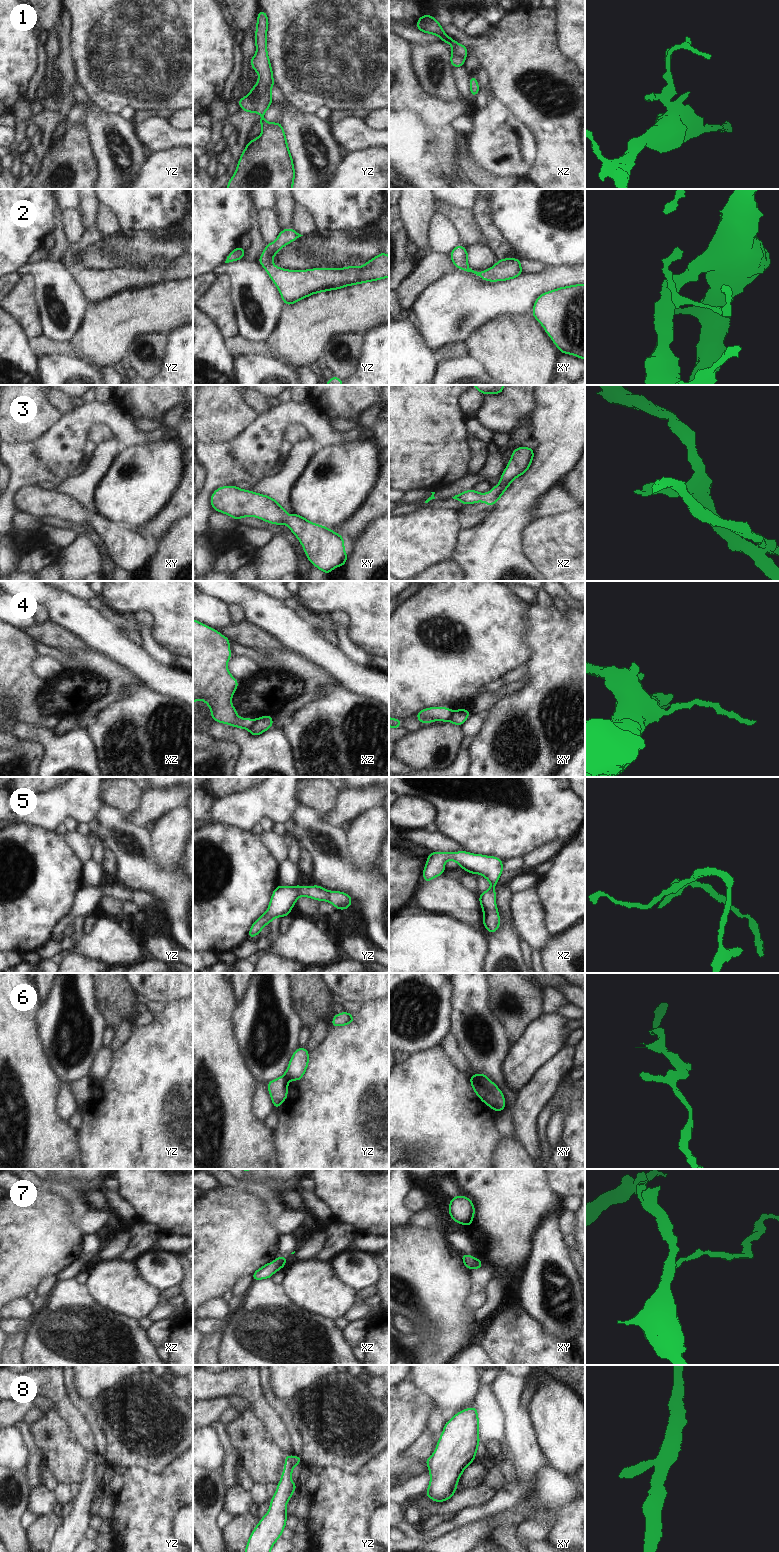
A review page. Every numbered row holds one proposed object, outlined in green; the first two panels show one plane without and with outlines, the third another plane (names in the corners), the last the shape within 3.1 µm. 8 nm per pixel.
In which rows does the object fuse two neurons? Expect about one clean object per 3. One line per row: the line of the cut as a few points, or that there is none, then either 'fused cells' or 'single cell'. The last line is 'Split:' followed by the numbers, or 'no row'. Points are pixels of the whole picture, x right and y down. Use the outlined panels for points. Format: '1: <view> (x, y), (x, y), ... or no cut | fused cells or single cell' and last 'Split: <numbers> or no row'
1: yz (247, 96), (253, 103), (256, 111) | fused cells
2: no cut | single cell
3: no cut | single cell
4: xz (255, 720), (249, 730) | fused cells
5: no cut | single cell
6: yz (283, 1076), (288, 1080) | fused cells
7: xy (477, 1258), (471, 1267) | fused cells
8: yz (295, 1455), (293, 1457), (293, 1464) | fused cells
Split: 1, 4, 6, 7, 8

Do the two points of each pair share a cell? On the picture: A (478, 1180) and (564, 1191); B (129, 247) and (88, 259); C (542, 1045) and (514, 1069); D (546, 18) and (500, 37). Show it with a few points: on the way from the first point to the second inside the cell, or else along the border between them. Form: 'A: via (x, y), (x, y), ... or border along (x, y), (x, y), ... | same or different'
A: border along (547, 1179), (551, 1189), (560, 1198) | different
B: via (119, 250), (98, 256) | same
C: via (535, 1048), (521, 1062) | same
D: via (535, 29), (527, 37), (511, 37) | same

